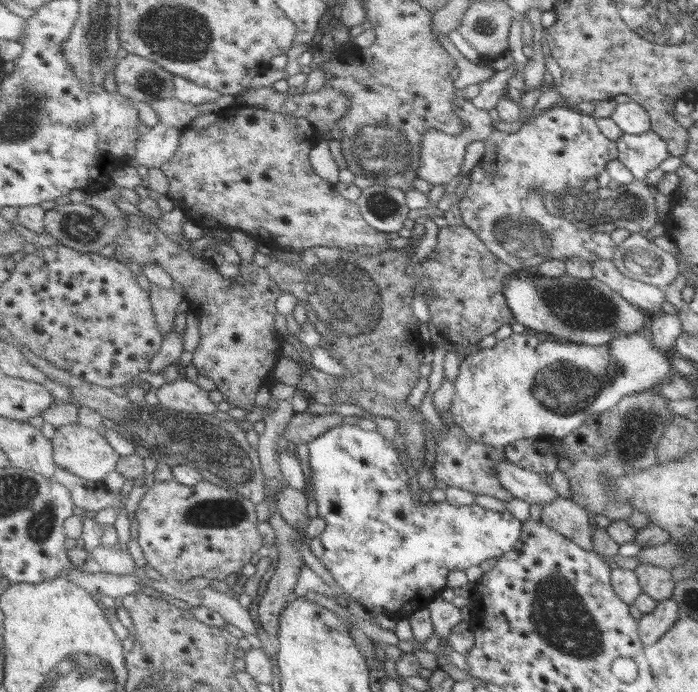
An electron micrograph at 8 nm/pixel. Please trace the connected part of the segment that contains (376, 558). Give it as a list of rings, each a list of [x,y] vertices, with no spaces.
[[[343,425],[331,429],[326,434],[320,436],[317,440],[309,444],[310,450],[310,467],[313,473],[312,481],[315,484],[315,498],[318,502],[319,515],[324,518],[327,523],[326,530],[314,540],[310,542],[313,554],[324,564],[324,566],[333,574],[337,589],[344,599],[353,599],[359,602],[366,610],[374,615],[384,614],[394,621],[409,619],[416,611],[422,608],[429,608],[430,603],[441,594],[442,590],[449,587],[449,576],[453,570],[468,570],[472,566],[482,566],[486,560],[490,558],[500,559],[507,552],[514,550],[516,545],[522,539],[522,531],[524,531],[524,521],[520,520],[513,512],[498,512],[488,510],[488,508],[476,505],[460,506],[452,504],[445,500],[437,504],[424,504],[422,501],[416,501],[412,496],[410,487],[410,476],[408,470],[396,450],[397,446],[393,439],[382,436],[378,431],[364,430],[360,426]]]

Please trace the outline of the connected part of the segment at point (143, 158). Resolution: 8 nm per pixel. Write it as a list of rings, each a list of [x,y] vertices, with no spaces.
[[[158,122],[149,133],[139,138],[139,154],[135,158],[136,162],[149,168],[162,169],[177,155],[182,133],[179,128]]]

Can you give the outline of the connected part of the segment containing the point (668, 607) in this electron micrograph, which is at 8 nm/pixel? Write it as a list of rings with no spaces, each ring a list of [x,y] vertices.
[[[673,597],[657,601],[656,608],[639,619],[639,632],[642,634],[644,646],[659,642],[680,615],[679,607]]]

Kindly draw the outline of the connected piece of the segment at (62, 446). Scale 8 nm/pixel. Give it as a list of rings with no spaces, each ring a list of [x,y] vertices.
[[[81,423],[57,429],[52,444],[55,446],[55,462],[60,468],[98,482],[103,481],[110,472],[116,471],[116,466],[123,460],[123,457],[114,450],[114,446],[100,432],[97,432],[95,427],[86,427]]]

